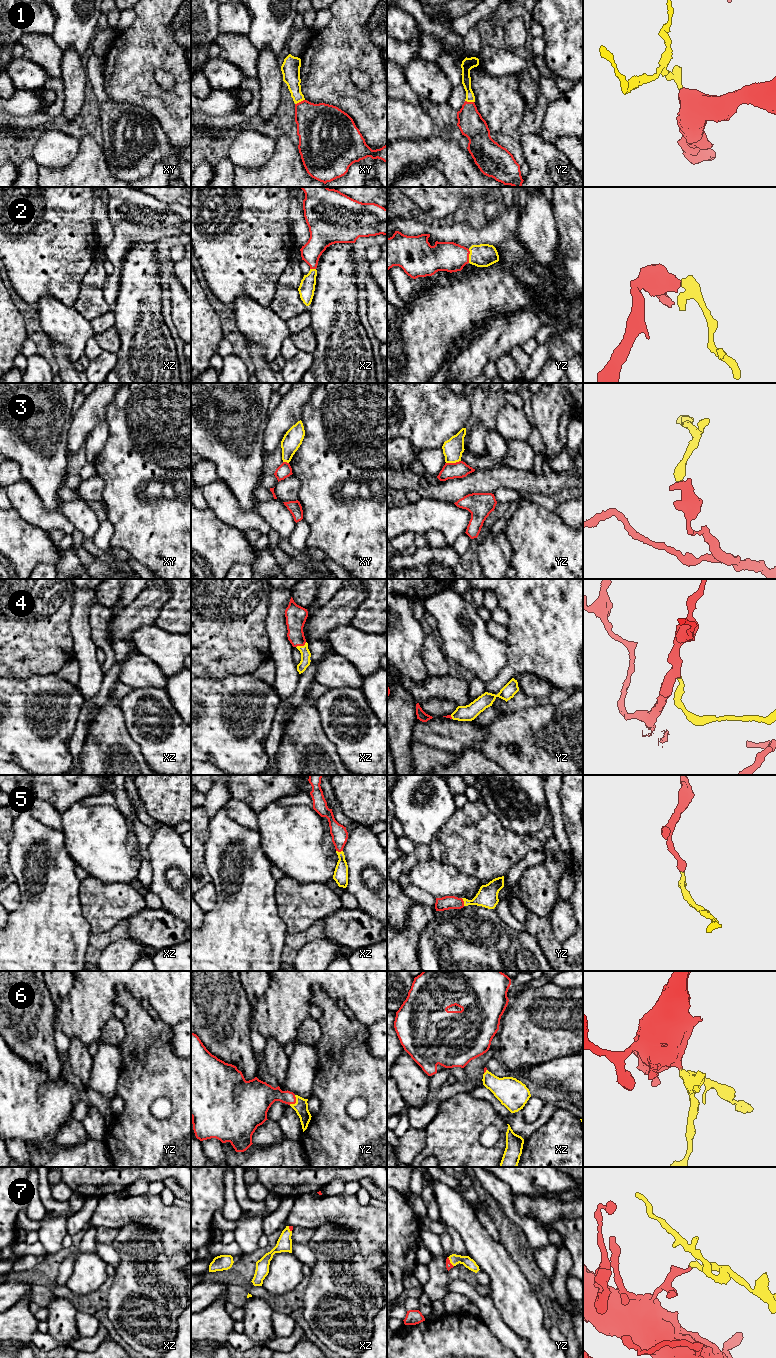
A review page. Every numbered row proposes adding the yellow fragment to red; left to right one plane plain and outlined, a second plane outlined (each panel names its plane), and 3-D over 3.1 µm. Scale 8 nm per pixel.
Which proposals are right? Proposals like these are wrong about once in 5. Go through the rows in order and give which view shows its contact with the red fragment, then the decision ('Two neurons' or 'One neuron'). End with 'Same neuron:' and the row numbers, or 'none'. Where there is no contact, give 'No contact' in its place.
1: Touches red in xy. One neuron
2: Touches red in yz. One neuron
3: Touches red in yz. Two neurons
4: Touches red in xz. One neuron
5: Touches red in yz. One neuron
6: Touches red in yz. One neuron
7: Touches red in yz. One neuron
Same neuron: 1, 2, 4, 5, 6, 7

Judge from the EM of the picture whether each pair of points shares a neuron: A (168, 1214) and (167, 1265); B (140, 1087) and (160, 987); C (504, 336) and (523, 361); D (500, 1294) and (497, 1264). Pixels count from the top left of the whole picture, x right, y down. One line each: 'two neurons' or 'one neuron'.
A: two neurons
B: two neurons
C: two neurons
D: one neuron

